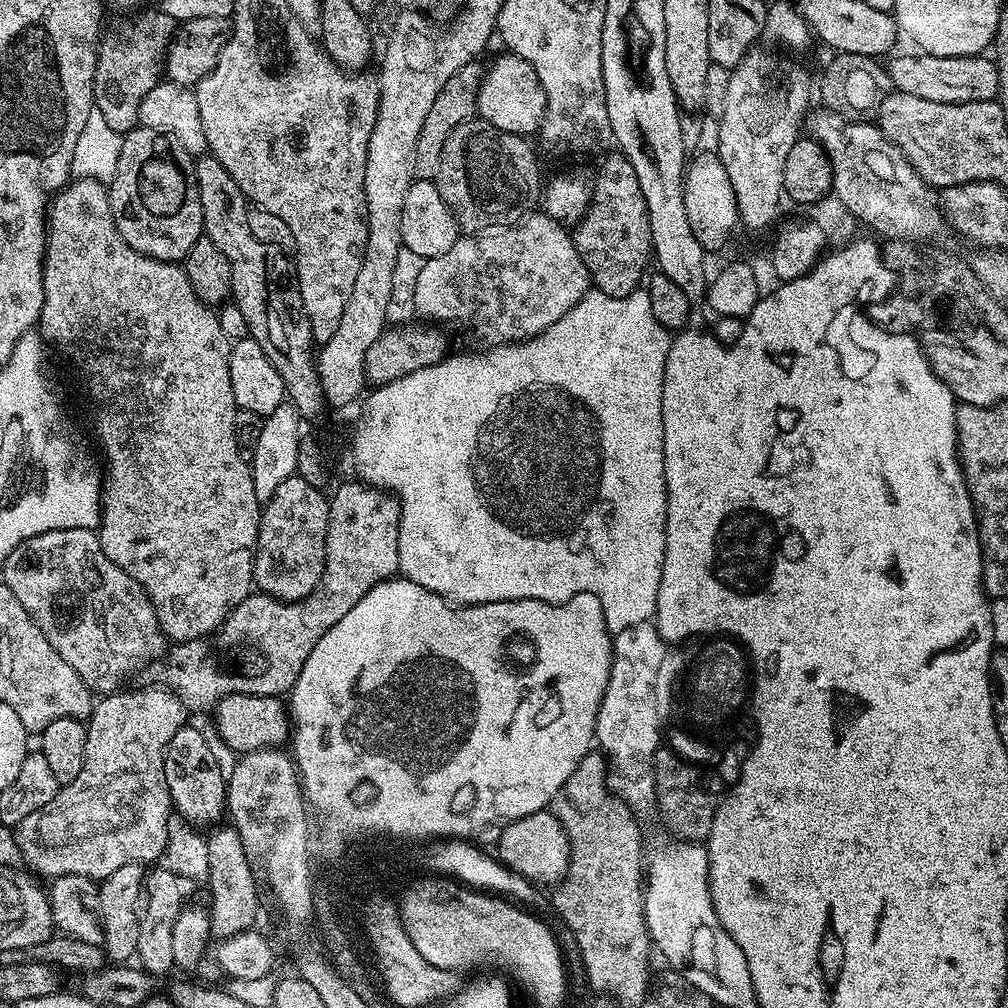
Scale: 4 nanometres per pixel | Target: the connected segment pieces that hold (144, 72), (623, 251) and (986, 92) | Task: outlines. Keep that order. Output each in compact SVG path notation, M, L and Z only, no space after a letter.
M162 8L139 9L134 20L116 22L113 32L105 31L97 47L95 74L92 79L93 107L110 129L121 136L139 125L143 98L164 76L164 57L176 35L178 21Z
M609 155L600 173L594 176L592 203L584 219L575 225L574 239L582 262L586 262L591 287L602 294L629 296L641 287L648 264L650 268L652 239L638 174L634 174L634 166L624 155L615 155Z
M893 55L891 57L893 60L889 62L888 68L886 64L886 76L893 89L906 94L914 94L914 98L926 98L928 102L946 102L947 104L996 100L1000 95L1000 74L996 69L995 59L987 60L987 55L915 55Z

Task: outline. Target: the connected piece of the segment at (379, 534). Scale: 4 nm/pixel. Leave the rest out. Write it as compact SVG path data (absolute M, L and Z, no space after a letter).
M367 482L344 484L336 493L331 493L328 501L328 541L326 542L326 558L322 578L318 586L306 598L301 600L276 600L272 596L250 594L227 618L226 629L232 640L254 640L256 652L248 652L240 660L240 668L231 672L223 668L212 656L204 656L204 640L185 640L175 645L176 653L169 655L163 662L147 665L147 679L159 682L169 688L183 702L189 713L204 712L215 709L216 703L235 692L251 696L283 697L291 693L298 682L298 674L302 674L302 666L306 666L306 658L310 658L310 650L318 646L318 638L334 626L334 622L342 622L342 614L350 611L350 606L358 606L360 599L374 586L383 580L393 579L400 572L398 558L398 530L400 529L400 502L391 491L377 488Z

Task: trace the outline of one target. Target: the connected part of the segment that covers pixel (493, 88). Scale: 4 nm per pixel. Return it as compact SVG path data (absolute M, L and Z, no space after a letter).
M503 54L492 65L487 65L484 78L480 82L480 93L476 99L479 119L485 120L487 124L494 125L498 130L506 130L515 136L525 138L531 137L531 132L536 132L545 123L548 115L548 99L542 82L538 80L538 74L534 74L534 66L526 62L520 56Z

